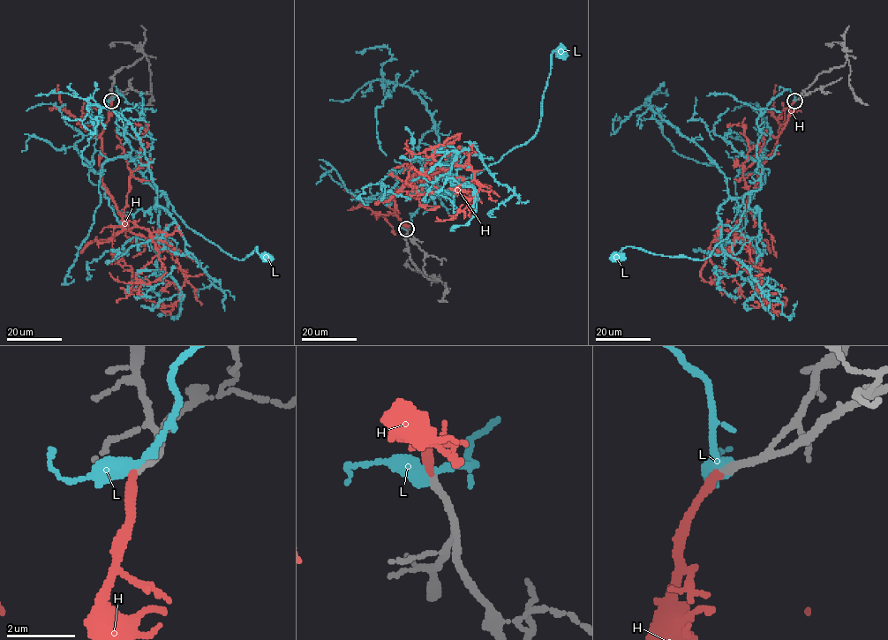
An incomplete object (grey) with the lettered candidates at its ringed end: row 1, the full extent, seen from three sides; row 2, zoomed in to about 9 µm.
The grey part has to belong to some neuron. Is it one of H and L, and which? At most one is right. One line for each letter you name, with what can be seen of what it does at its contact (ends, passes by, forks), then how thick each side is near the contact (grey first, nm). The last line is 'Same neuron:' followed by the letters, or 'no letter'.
H: it ends | 240/240 nm
Same neuron: H

